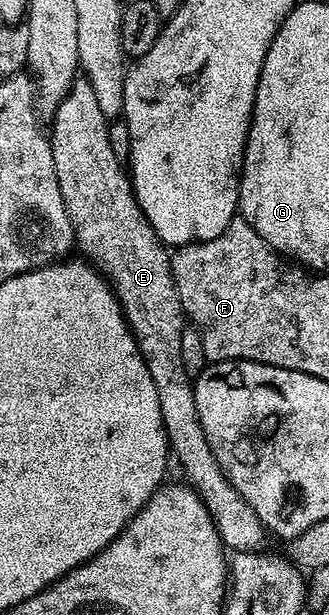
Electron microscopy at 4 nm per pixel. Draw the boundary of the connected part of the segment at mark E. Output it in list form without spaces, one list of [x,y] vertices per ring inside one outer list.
[[[83,77],[74,80],[66,97],[57,105],[55,114],[50,117],[54,173],[58,173],[62,201],[72,222],[75,246],[84,250],[82,253],[87,262],[108,280],[109,287],[116,294],[128,328],[131,329],[138,349],[146,361],[146,369],[150,369],[154,389],[158,389],[158,405],[162,409],[168,446],[175,462],[177,459],[184,470],[183,478],[195,488],[201,501],[208,507],[225,548],[233,552],[255,551],[265,546],[263,543],[266,529],[258,513],[254,513],[254,509],[246,505],[238,489],[230,485],[226,473],[222,473],[214,457],[214,449],[210,449],[210,441],[206,441],[206,433],[202,433],[202,421],[198,421],[198,401],[194,401],[194,379],[186,373],[186,365],[182,365],[182,333],[186,326],[186,316],[182,309],[182,301],[178,297],[178,289],[174,285],[170,251],[154,233],[150,221],[138,205],[136,195],[132,192],[129,172],[110,145],[109,122],[109,116],[104,115],[98,105],[94,85],[90,85],[90,81]]]

